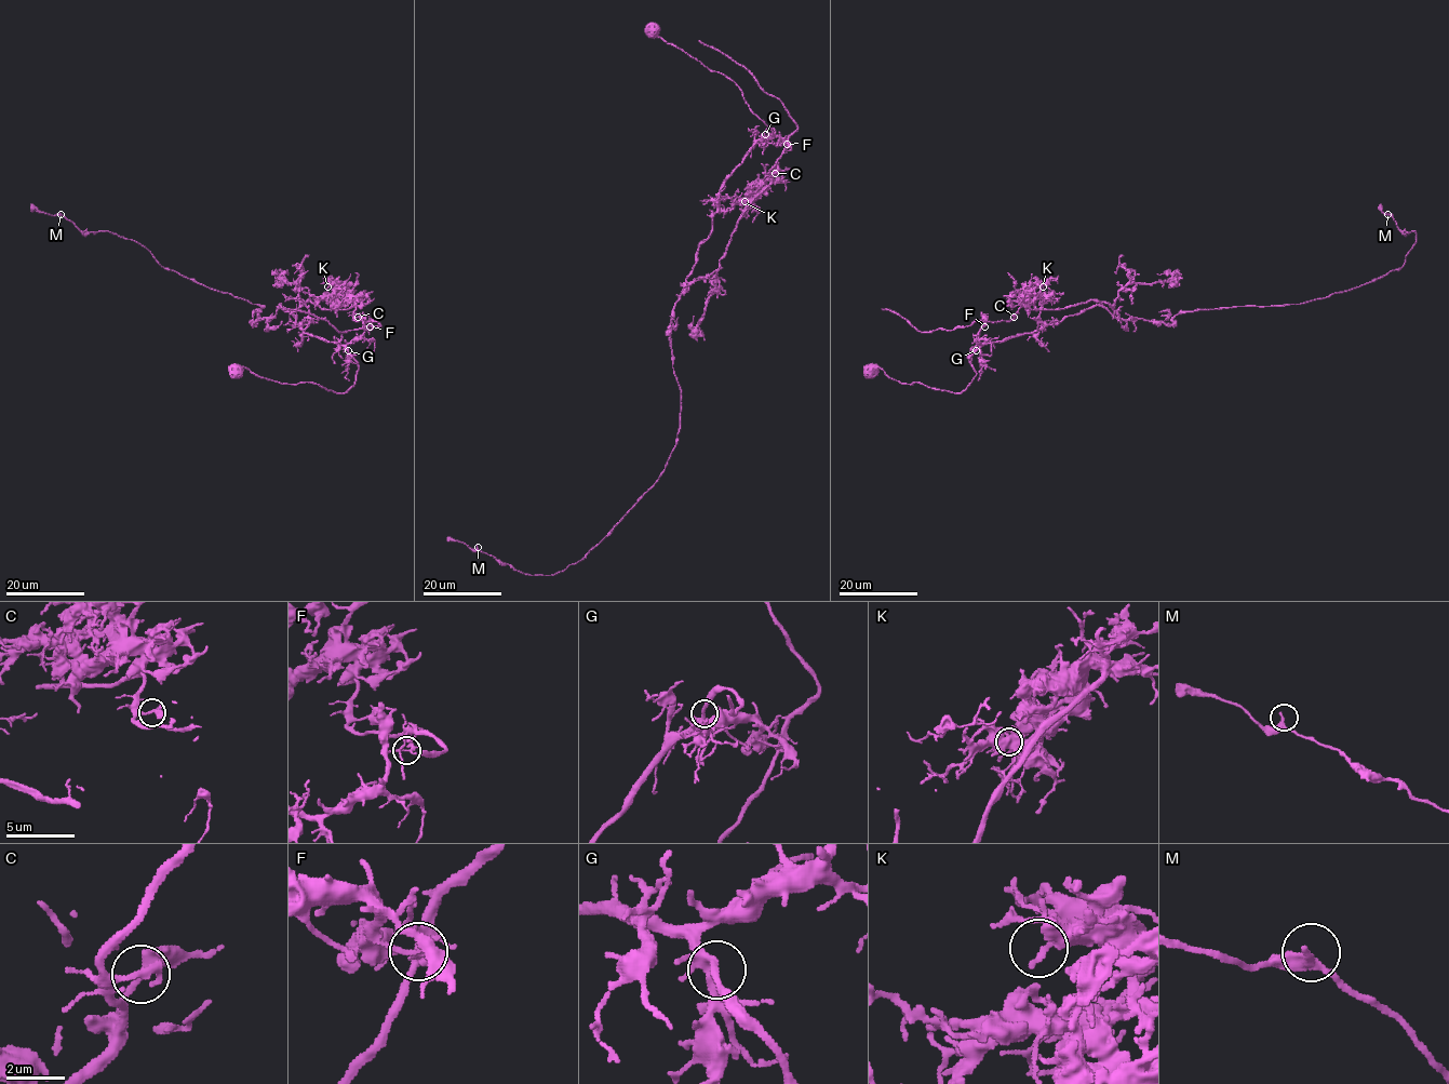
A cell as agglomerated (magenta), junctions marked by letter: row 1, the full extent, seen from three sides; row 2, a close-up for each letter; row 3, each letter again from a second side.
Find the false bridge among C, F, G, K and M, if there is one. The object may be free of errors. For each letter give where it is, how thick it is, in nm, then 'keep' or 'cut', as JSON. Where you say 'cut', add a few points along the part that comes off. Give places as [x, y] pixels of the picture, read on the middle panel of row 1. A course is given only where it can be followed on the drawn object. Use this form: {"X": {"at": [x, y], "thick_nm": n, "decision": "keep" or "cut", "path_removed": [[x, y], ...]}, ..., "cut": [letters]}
{"C": {"at": [775, 173], "thick_nm": 220, "decision": "keep"}, "F": {"at": [787, 144], "thick_nm": 200, "decision": "cut", "path_removed": [[787, 144], [769, 171], [770, 182], [743, 213], [720, 261], [715, 288], [696, 332], [691, 329], [694, 316]]}, "G": {"at": [765, 134], "thick_nm": 240, "decision": "keep"}, "K": {"at": [745, 201], "thick_nm": 170, "decision": "keep"}, "M": {"at": [478, 547], "thick_nm": 220, "decision": "keep"}, "cut": ["F"]}

